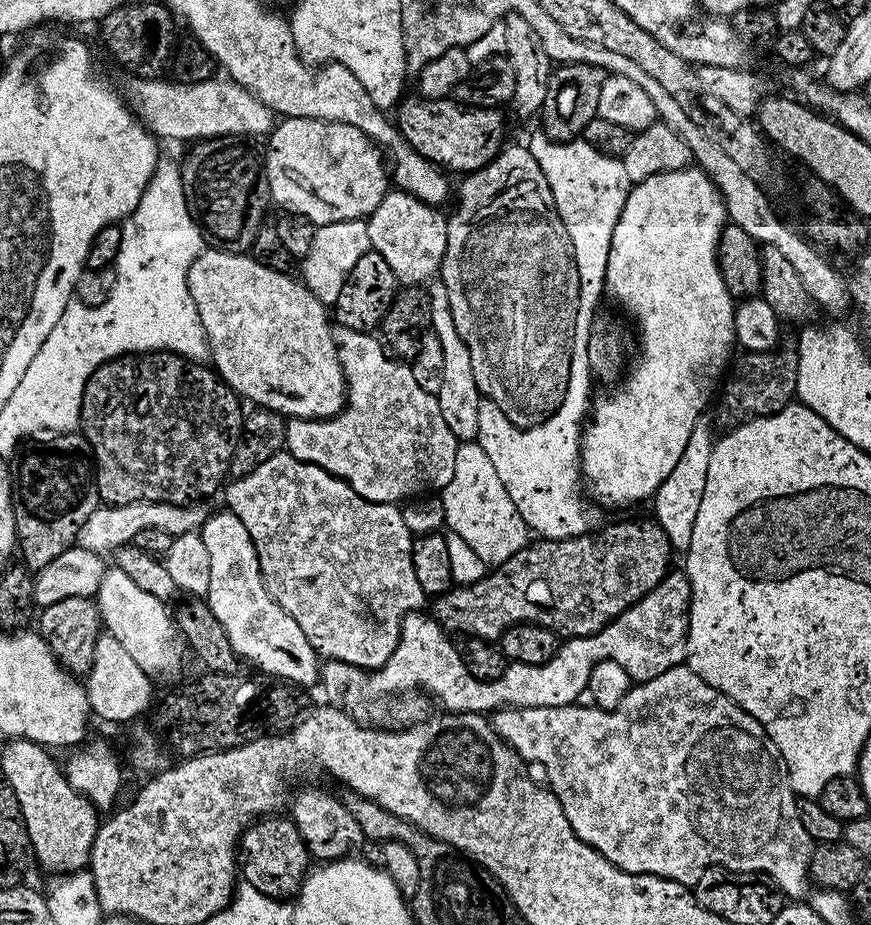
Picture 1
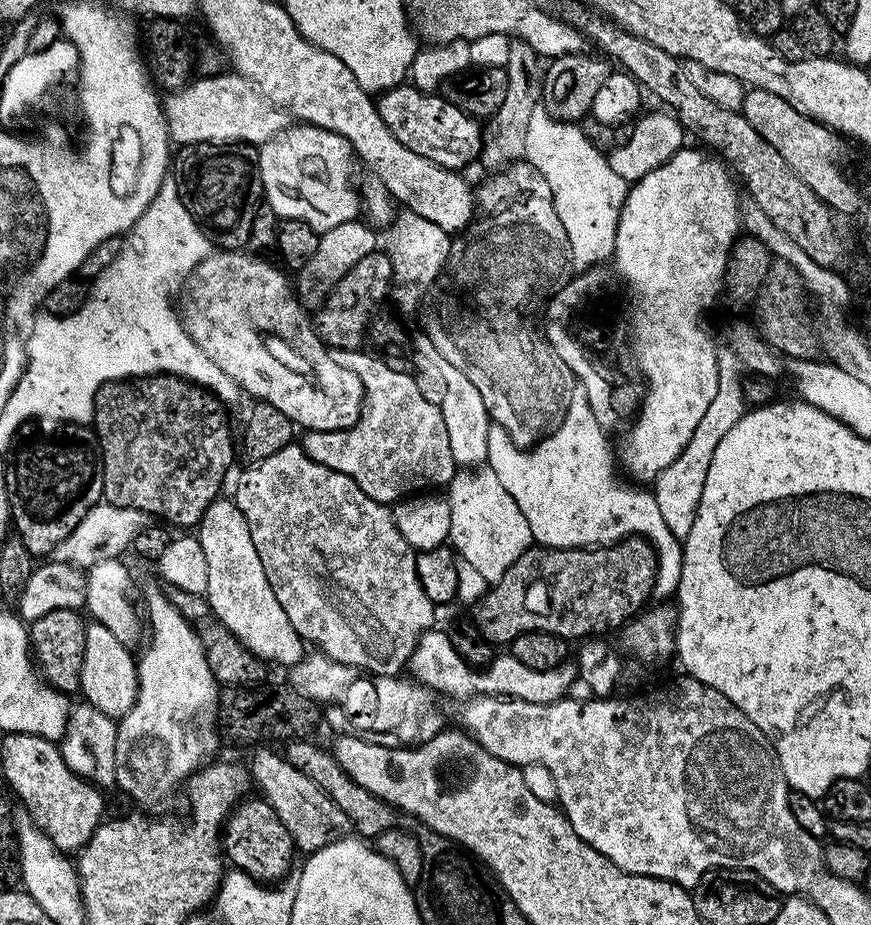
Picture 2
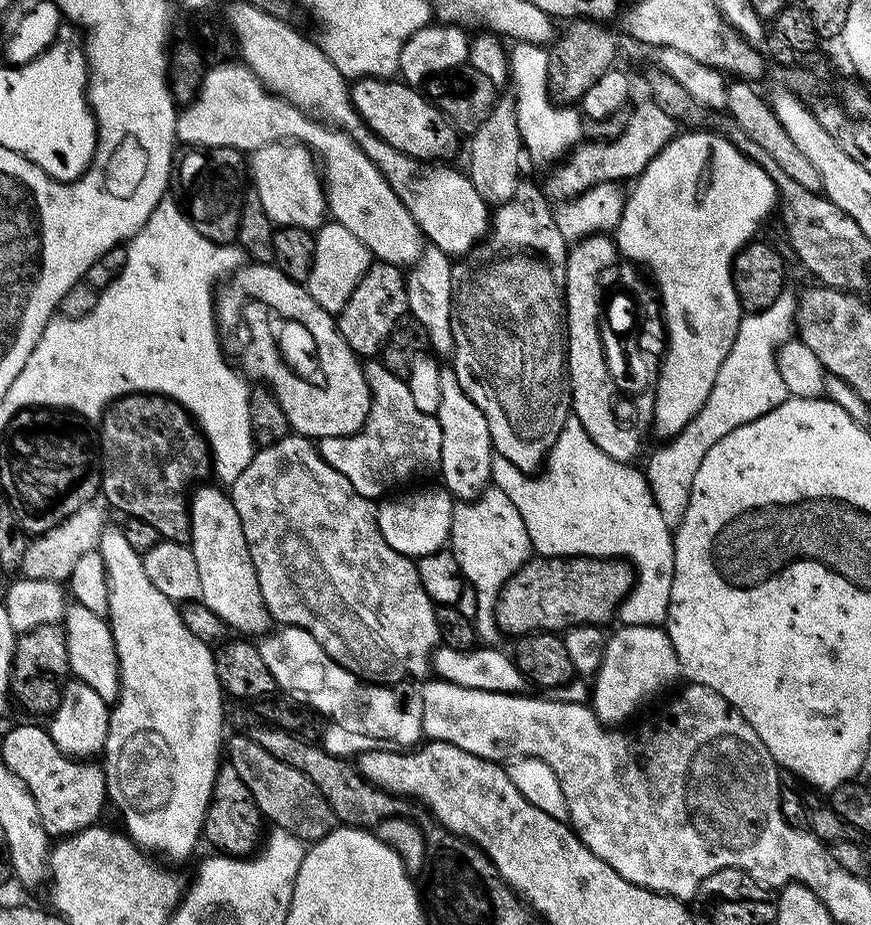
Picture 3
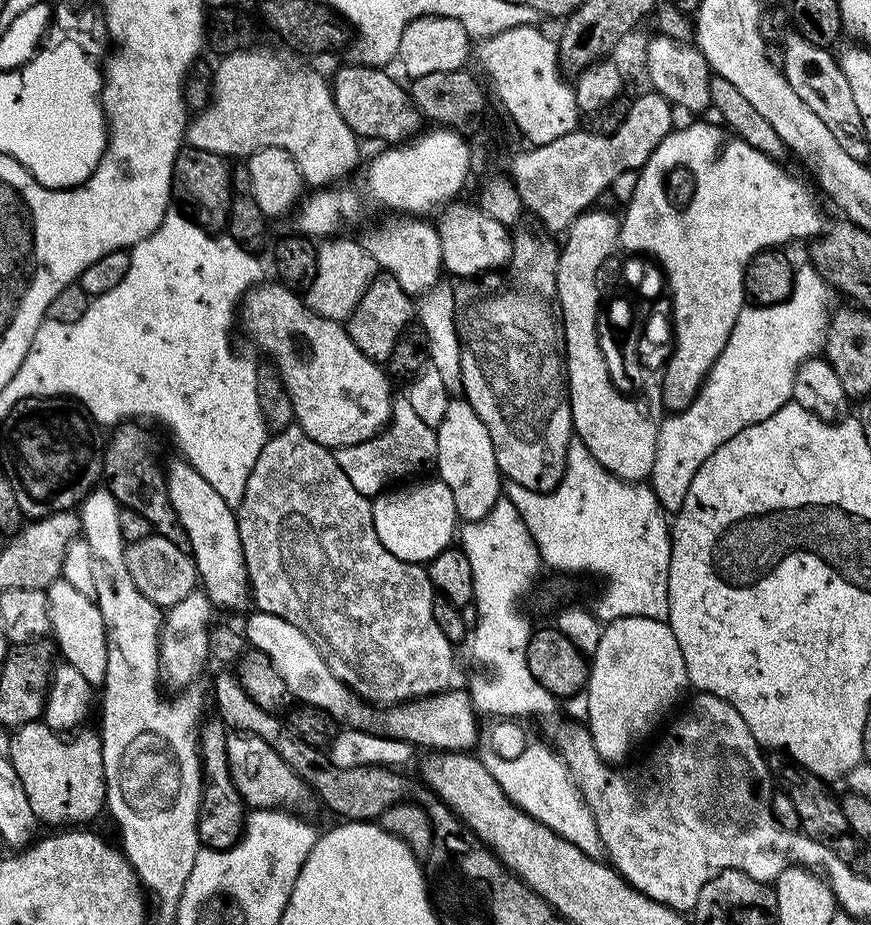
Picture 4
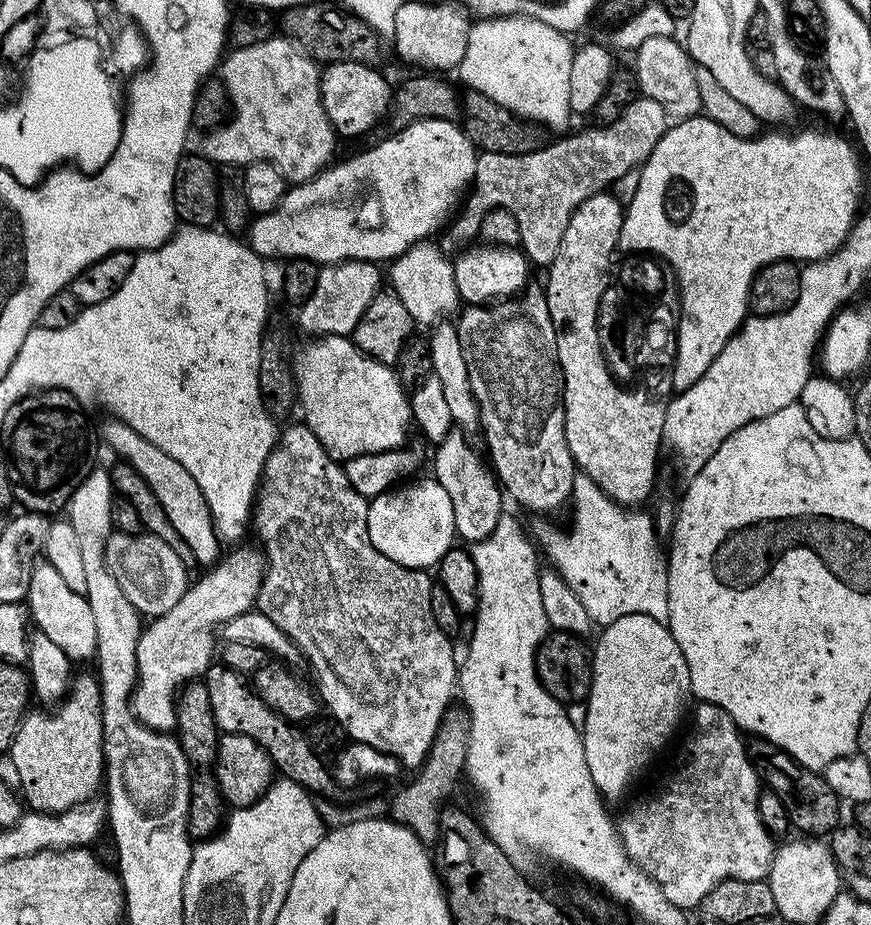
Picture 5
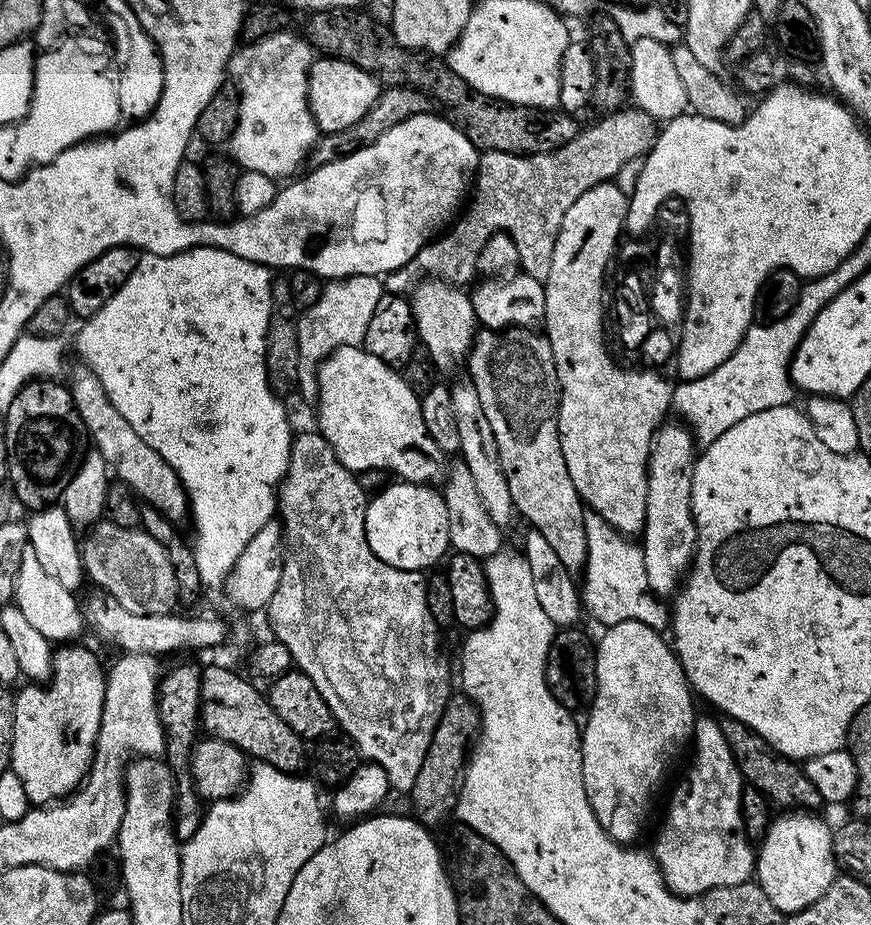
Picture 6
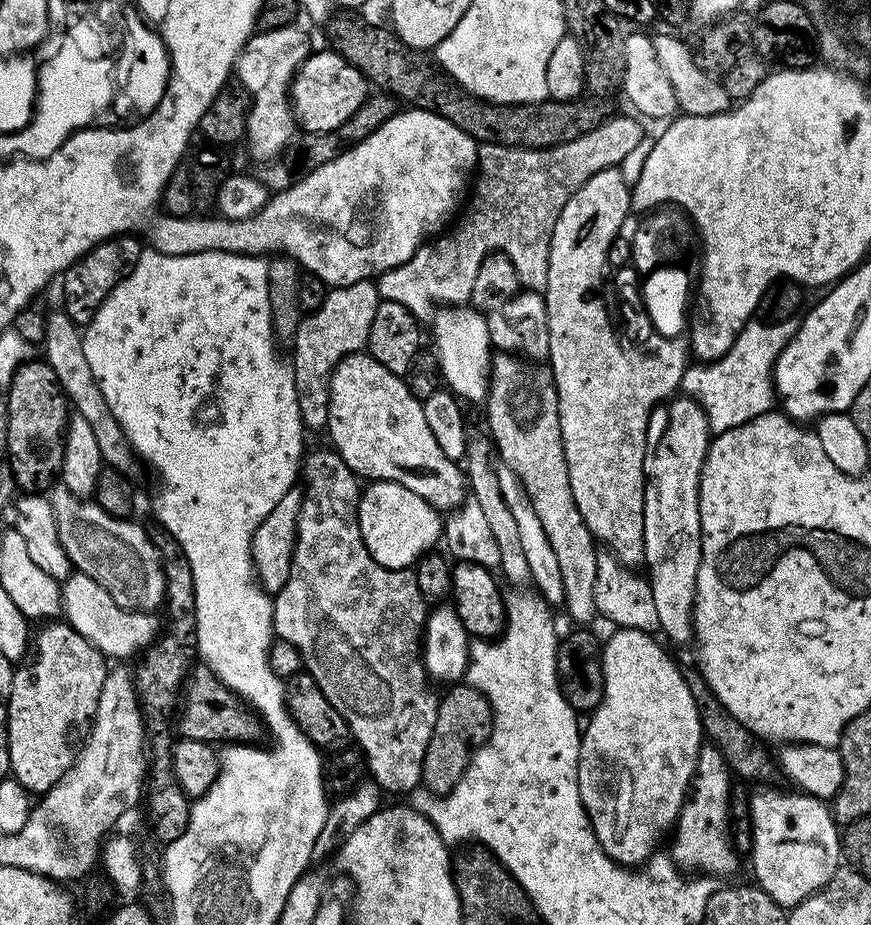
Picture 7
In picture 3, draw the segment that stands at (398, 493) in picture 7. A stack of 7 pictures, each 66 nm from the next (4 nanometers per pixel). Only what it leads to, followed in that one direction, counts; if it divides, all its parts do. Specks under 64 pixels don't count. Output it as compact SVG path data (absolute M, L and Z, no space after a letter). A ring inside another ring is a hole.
M447 489L424 490L385 497L377 507L379 529L386 542L404 556L419 558L441 551L451 537L454 498Z

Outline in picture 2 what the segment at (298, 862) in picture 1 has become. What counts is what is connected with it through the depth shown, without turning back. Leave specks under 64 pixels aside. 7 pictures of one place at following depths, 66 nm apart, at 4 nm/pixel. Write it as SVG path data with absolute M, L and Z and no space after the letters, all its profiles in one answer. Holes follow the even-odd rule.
M263 798L255 799L245 799L243 802L237 803L227 817L226 823L222 828L222 852L226 857L227 863L228 860L232 863L231 867L233 869L246 873L251 880L257 882L280 882L283 881L280 879L287 874L288 867L292 864L294 845L286 826L282 826L282 818L278 818L278 814L270 807L268 801Z

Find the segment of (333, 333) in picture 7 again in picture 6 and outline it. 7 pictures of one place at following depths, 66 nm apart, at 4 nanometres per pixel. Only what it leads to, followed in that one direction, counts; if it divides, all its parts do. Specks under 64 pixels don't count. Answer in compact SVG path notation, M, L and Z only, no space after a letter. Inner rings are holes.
M347 276L341 280L329 280L314 306L303 309L298 316L298 378L296 388L308 402L315 401L318 394L316 369L334 350L342 346L363 345L366 326L374 314L378 302L386 294L386 284L378 276Z

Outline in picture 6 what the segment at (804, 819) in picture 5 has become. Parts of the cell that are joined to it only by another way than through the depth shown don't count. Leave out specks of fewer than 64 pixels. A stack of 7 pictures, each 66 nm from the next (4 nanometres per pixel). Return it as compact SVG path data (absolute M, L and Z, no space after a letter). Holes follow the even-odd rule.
M724 716L720 720L720 729L726 734L734 762L749 785L757 788L773 805L781 804L784 810L816 810L822 801L814 782L804 772L797 761L783 756L770 742L766 742L750 726L738 722L733 716Z

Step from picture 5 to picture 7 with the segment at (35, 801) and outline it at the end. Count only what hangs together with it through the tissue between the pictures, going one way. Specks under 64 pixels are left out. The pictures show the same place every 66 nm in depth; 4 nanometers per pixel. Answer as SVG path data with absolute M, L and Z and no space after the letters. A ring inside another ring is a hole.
M66 622L45 624L48 625L37 636L35 633L34 651L30 659L16 668L14 686L6 698L10 776L29 794L50 791L76 761L76 755L80 753L80 747L92 728L94 710L98 706L98 694L102 694L102 682L106 682L110 671L109 665L104 665L107 664L106 657Z

